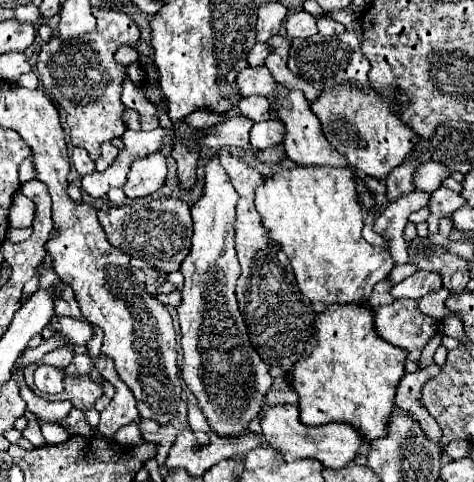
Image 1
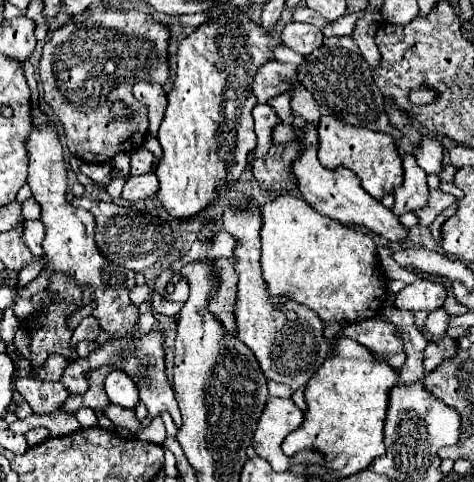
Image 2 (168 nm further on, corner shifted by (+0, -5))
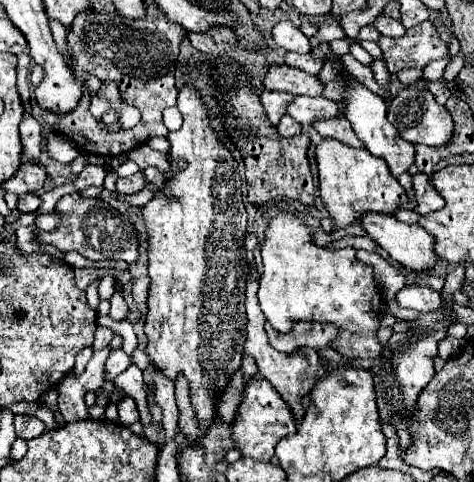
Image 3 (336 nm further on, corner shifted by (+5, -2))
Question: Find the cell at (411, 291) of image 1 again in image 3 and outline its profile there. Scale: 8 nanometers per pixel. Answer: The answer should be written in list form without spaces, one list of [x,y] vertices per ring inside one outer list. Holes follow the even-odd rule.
[[[407,285],[405,289],[401,289],[397,293],[397,303],[399,307],[407,307],[407,309],[415,309],[421,313],[427,311],[435,311],[441,307],[443,299],[441,295],[431,289],[431,287],[421,287],[421,285]]]

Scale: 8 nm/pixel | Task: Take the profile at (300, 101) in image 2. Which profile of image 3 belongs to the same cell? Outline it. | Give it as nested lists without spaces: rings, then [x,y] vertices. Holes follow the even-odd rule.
[[[341,117],[341,119],[327,119],[327,121],[315,121],[313,127],[319,131],[323,139],[337,139],[341,143],[347,143],[349,147],[363,147],[363,143],[357,139],[355,131],[351,129],[351,123]]]

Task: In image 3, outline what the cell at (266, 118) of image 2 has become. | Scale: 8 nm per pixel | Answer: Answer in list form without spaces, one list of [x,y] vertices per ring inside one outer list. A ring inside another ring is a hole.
[[[263,91],[261,93],[261,103],[267,111],[267,117],[273,125],[279,123],[279,119],[287,113],[287,105],[293,101],[295,97],[291,93],[281,93],[281,91]]]

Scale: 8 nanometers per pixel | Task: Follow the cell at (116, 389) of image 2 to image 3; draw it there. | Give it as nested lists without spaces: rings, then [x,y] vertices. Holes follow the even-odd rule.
[[[113,349],[107,363],[105,363],[105,373],[107,373],[107,381],[113,381],[119,373],[123,373],[129,365],[131,365],[131,357],[123,351],[123,349]]]

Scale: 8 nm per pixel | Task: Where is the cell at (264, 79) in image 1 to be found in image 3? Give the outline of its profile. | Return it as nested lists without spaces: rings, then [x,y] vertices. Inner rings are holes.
[[[271,67],[263,79],[265,89],[269,91],[287,91],[293,95],[319,97],[323,93],[323,83],[315,75],[307,75],[297,67]]]

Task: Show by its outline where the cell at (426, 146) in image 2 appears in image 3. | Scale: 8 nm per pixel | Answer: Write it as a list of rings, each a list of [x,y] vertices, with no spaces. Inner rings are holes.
[[[407,87],[399,91],[393,97],[391,105],[387,107],[387,119],[393,125],[407,125],[399,131],[399,135],[409,143],[447,143],[453,135],[453,119],[449,111],[443,105],[439,105],[431,95],[431,91],[425,87],[423,89]]]

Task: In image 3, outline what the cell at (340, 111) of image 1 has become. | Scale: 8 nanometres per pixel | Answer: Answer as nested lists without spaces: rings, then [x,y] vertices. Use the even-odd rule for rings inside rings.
[[[323,139],[317,147],[317,163],[321,201],[333,219],[333,231],[361,225],[361,217],[365,213],[395,215],[395,211],[407,203],[405,189],[391,175],[387,163],[373,157],[367,149],[351,149],[345,143]]]

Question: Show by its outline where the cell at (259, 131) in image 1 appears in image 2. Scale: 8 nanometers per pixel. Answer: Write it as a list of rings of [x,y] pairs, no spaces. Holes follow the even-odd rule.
[[[278,124],[272,130],[272,142],[292,142],[296,140],[296,130],[286,124]]]

